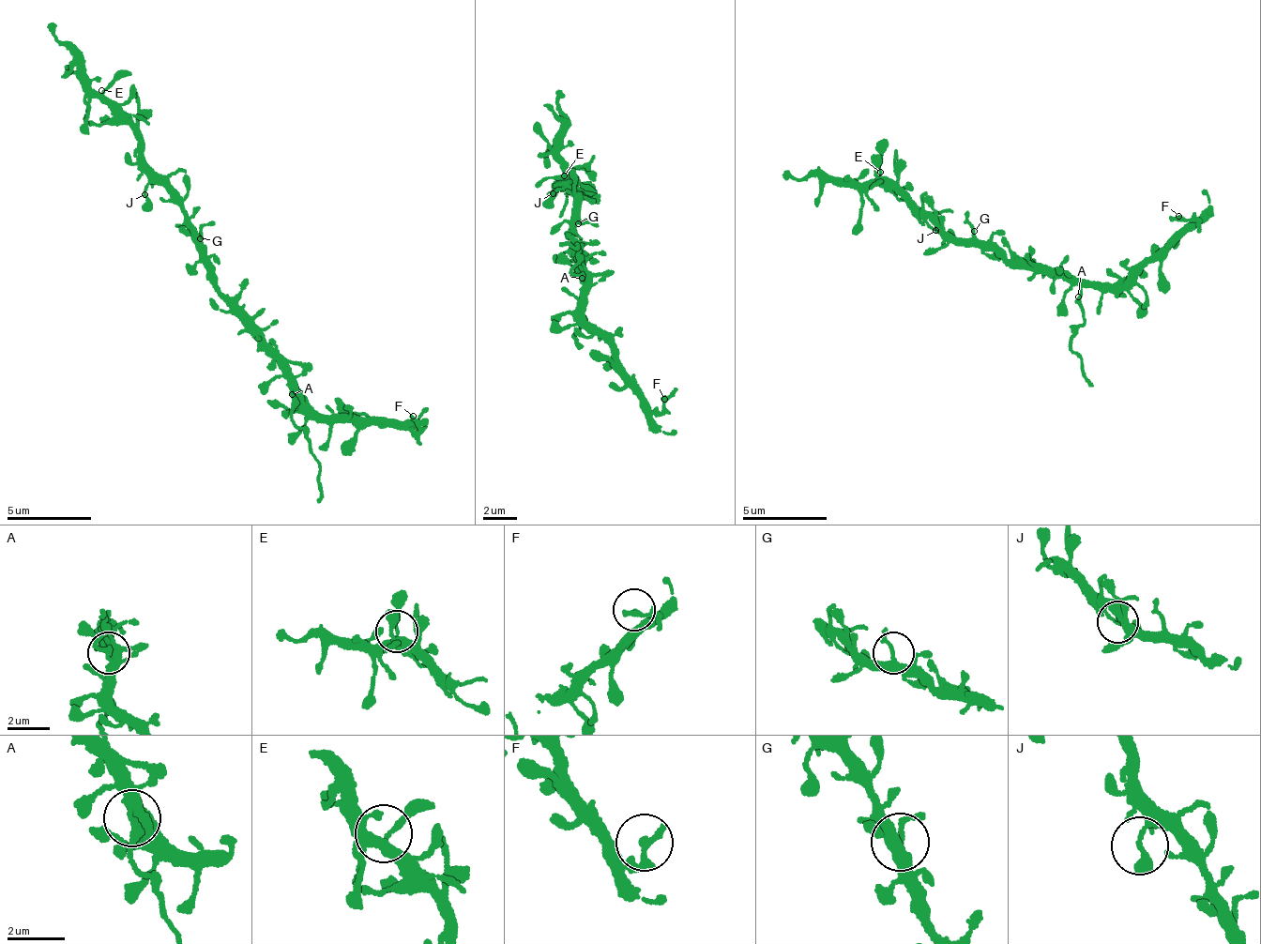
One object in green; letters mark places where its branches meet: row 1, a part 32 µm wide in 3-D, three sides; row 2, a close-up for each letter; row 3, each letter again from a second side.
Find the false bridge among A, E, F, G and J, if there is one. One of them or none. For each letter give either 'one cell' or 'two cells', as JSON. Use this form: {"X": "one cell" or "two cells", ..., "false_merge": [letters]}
{"A": "two cells", "E": "one cell", "F": "one cell", "G": "one cell", "J": "one cell", "false_merge": ["A"]}

